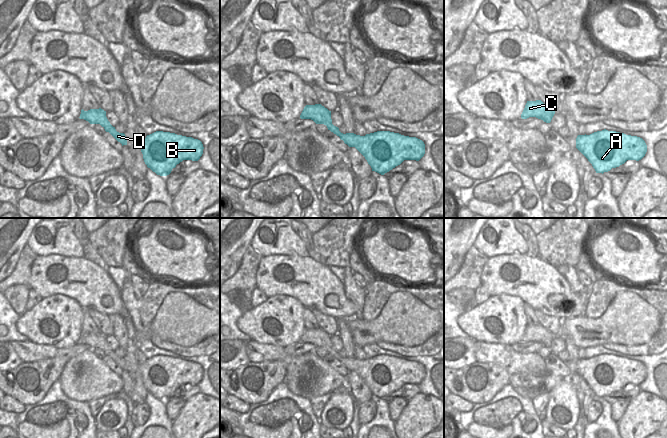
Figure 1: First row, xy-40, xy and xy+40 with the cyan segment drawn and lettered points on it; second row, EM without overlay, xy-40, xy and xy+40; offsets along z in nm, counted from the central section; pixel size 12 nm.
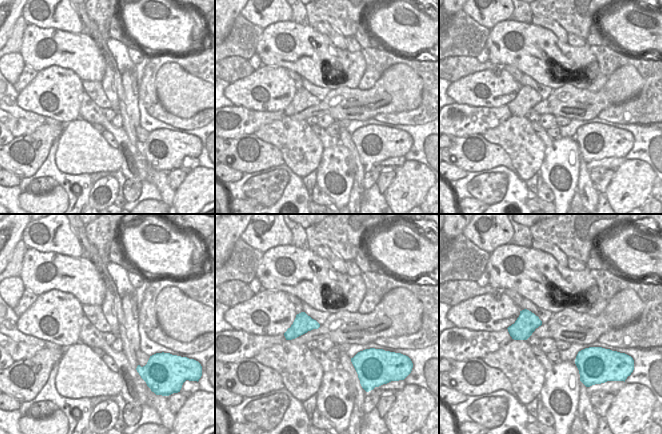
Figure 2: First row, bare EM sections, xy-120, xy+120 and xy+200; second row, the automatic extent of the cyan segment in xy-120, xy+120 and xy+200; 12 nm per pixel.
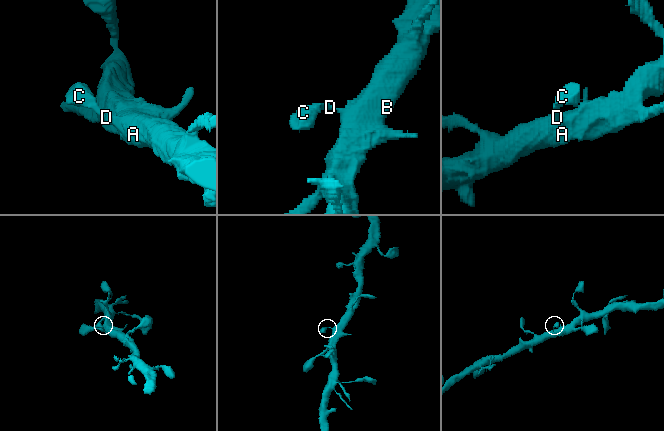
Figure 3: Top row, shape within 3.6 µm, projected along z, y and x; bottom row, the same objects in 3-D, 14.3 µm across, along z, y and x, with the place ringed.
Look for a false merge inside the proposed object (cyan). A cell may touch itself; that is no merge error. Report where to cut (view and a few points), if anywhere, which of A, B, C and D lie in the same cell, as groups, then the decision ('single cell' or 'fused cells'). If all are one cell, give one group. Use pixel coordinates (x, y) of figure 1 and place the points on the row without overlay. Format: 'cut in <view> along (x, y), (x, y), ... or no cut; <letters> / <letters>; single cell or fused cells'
no cut; A B C D; single cell

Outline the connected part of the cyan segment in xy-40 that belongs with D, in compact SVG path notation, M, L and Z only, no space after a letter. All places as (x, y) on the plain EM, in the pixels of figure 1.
M90 333L88 335L81 334L80 343L88 345L90 348L100 348L106 356L109 356L118 366L127 369L127 361L124 357L116 355L106 341L106 335L103 333Z

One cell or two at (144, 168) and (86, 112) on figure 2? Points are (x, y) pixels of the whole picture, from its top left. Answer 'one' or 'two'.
one

